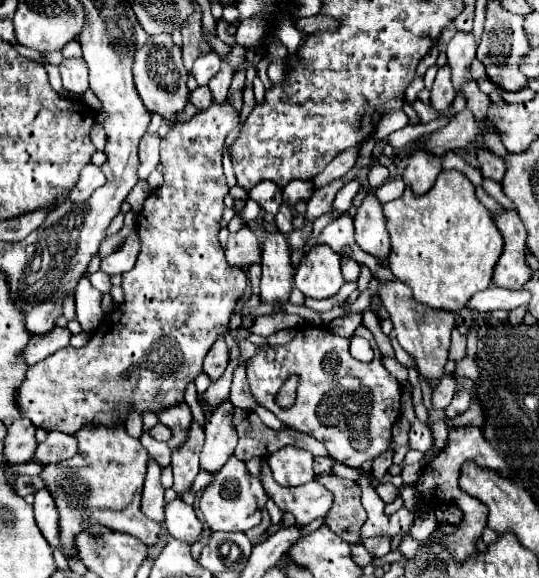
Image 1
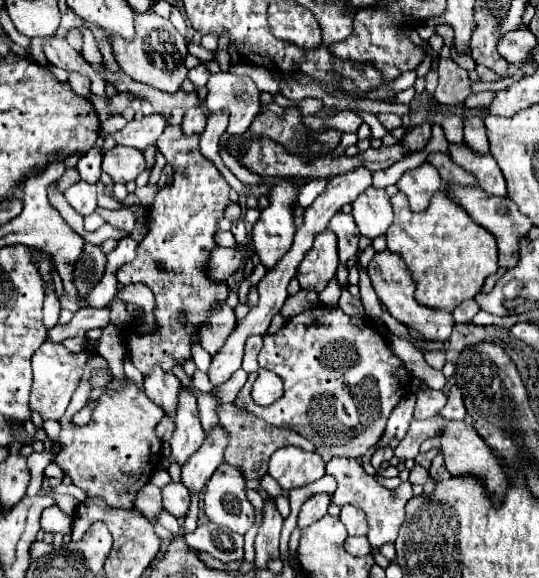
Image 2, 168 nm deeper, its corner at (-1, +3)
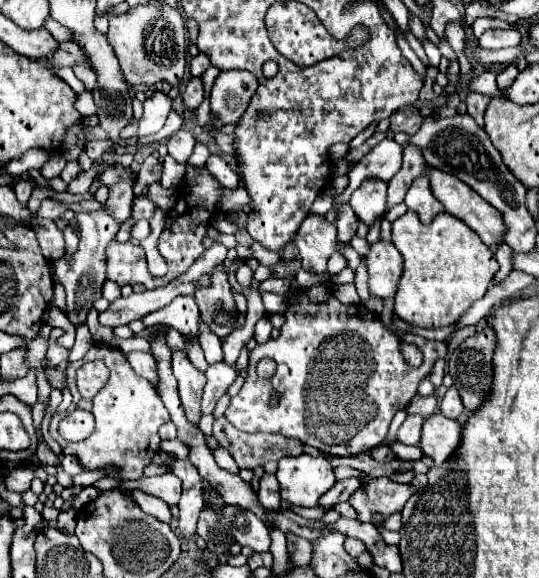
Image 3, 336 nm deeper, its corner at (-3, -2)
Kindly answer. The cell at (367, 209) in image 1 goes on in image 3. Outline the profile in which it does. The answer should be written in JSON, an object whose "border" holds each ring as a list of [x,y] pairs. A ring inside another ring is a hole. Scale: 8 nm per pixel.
{"border":[[[363,182],[355,194],[351,194],[351,208],[359,222],[371,226],[387,212],[387,184],[385,182]]]}

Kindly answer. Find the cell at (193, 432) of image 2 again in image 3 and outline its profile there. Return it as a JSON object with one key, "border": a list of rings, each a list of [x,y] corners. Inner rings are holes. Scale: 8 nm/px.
{"border":[[[183,352],[173,354],[173,374],[177,378],[177,390],[185,416],[191,424],[199,426],[201,420],[201,394],[205,386],[205,376],[193,368],[189,358]]]}

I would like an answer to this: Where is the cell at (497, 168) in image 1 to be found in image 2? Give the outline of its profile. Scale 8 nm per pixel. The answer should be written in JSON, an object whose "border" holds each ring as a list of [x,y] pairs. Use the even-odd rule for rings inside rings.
{"border":[[[479,111],[469,113],[467,119],[465,119],[465,141],[469,143],[471,149],[475,149],[479,153],[489,151],[489,141],[487,141],[487,133],[485,133],[485,125],[483,125],[483,115]]]}

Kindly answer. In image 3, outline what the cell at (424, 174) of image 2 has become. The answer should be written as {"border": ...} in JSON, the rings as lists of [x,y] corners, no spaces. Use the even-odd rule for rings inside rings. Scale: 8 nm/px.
{"border":[[[427,176],[413,180],[411,188],[405,194],[405,204],[409,210],[417,212],[417,216],[423,224],[431,222],[443,210],[443,204],[431,192],[431,184],[429,184]]]}

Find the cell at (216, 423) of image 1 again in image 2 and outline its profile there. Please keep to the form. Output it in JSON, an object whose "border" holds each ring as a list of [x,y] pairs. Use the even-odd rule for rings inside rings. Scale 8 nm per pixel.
{"border":[[[217,427],[215,431],[211,431],[207,435],[201,449],[197,453],[193,453],[193,457],[189,457],[189,461],[185,461],[185,465],[181,467],[181,483],[189,491],[193,491],[193,493],[203,491],[211,473],[223,463],[223,451],[227,447],[227,439],[229,439],[229,435],[221,427]]]}

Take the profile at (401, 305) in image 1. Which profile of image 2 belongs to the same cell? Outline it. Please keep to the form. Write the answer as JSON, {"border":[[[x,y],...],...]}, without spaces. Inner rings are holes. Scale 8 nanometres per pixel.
{"border":[[[385,249],[385,251],[379,251],[375,253],[373,261],[367,265],[367,273],[369,273],[369,279],[371,279],[371,285],[377,293],[377,297],[381,299],[381,303],[389,309],[389,313],[405,323],[407,327],[413,327],[417,329],[419,333],[423,333],[425,339],[429,341],[447,341],[449,335],[451,335],[451,329],[453,329],[453,315],[447,313],[447,311],[437,311],[437,309],[429,309],[429,307],[423,307],[419,305],[415,299],[413,299],[413,291],[415,291],[415,283],[403,263],[401,257],[397,257],[397,253]]]}

